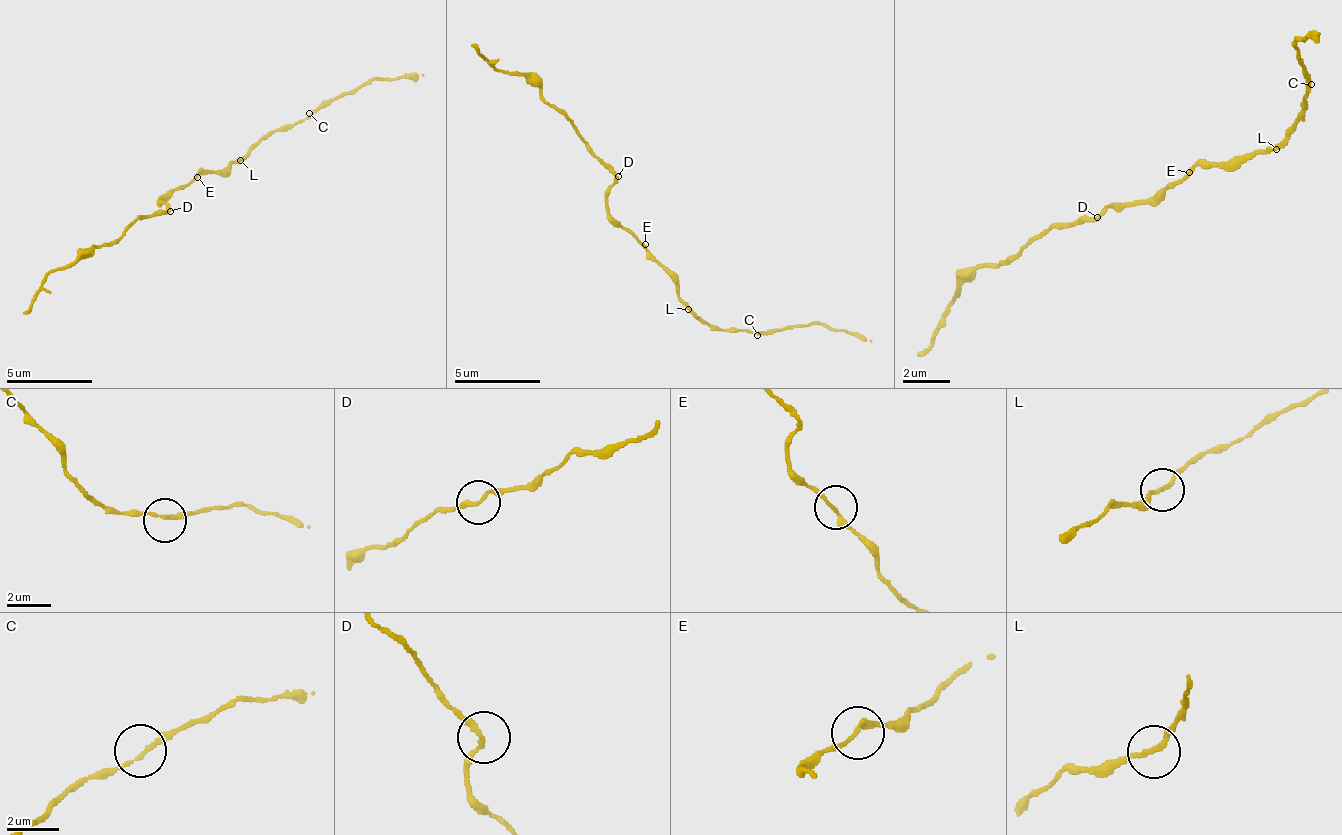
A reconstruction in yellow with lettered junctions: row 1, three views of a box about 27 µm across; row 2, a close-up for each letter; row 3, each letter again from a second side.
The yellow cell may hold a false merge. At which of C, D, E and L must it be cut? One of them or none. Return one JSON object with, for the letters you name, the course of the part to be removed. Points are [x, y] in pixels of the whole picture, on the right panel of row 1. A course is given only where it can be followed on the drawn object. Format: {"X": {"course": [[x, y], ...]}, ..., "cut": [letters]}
{"cut": []}

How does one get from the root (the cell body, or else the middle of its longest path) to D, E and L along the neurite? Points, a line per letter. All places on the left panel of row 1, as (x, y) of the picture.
D: (184, 186), (175, 186), (162, 199), (158, 199), (171, 212)
E: (184, 186), (197, 177)
L: (184, 186), (197, 173), (218, 173), (227, 164), (235, 164), (240, 160)

